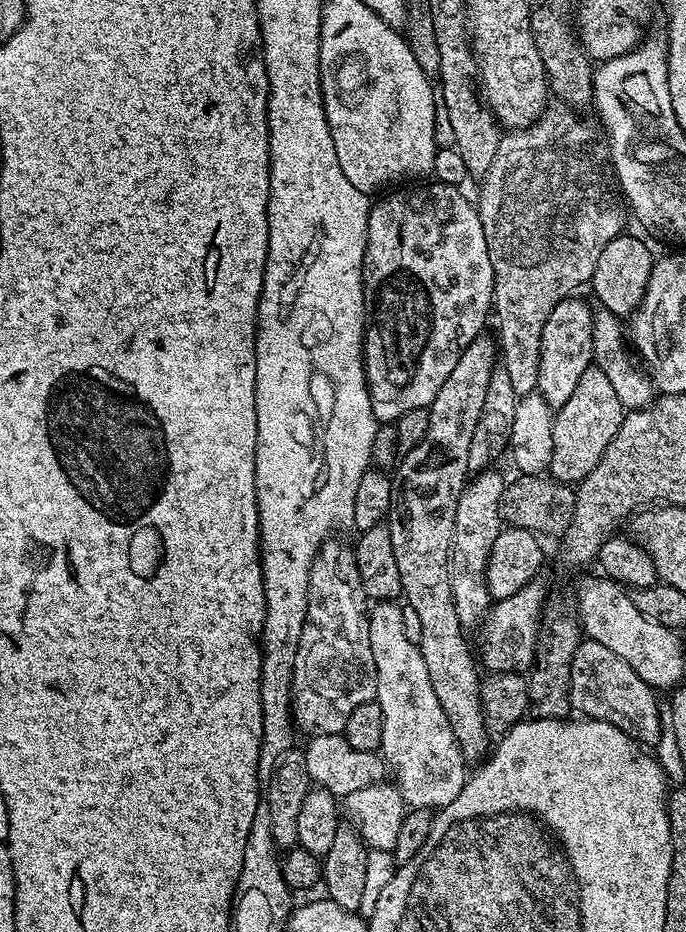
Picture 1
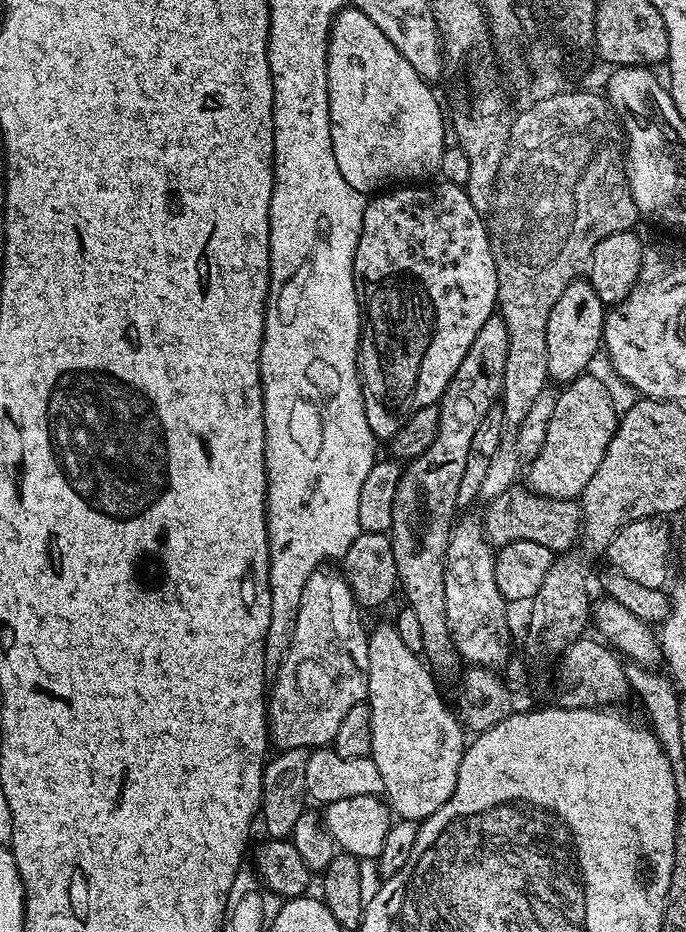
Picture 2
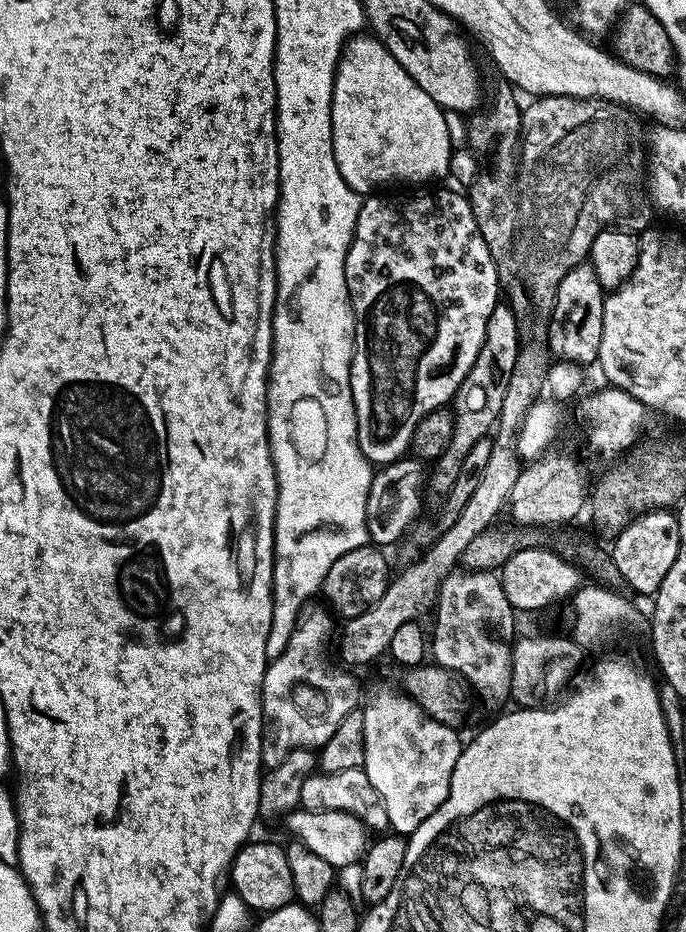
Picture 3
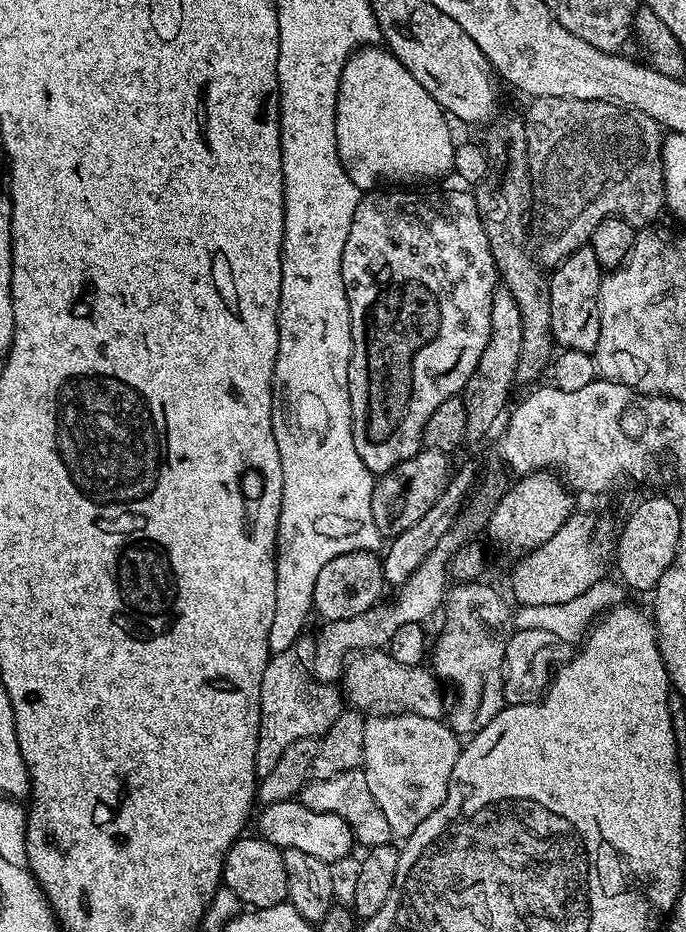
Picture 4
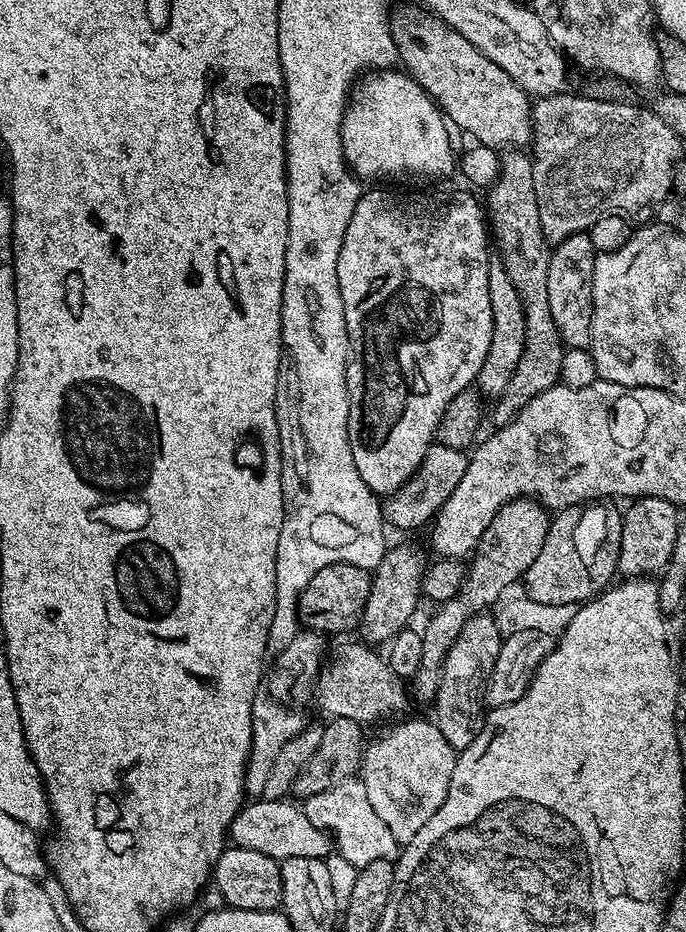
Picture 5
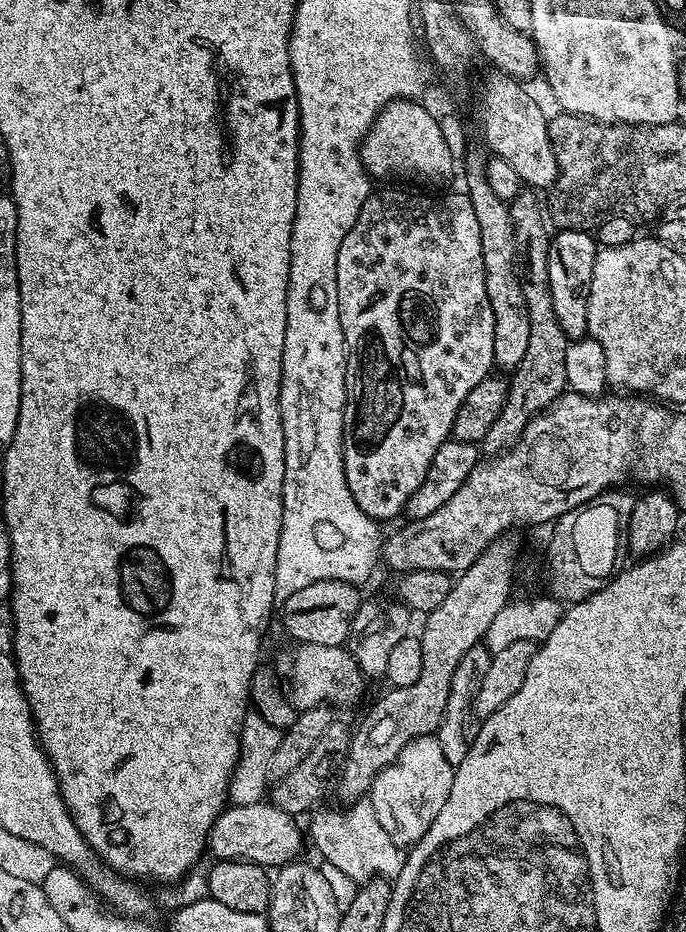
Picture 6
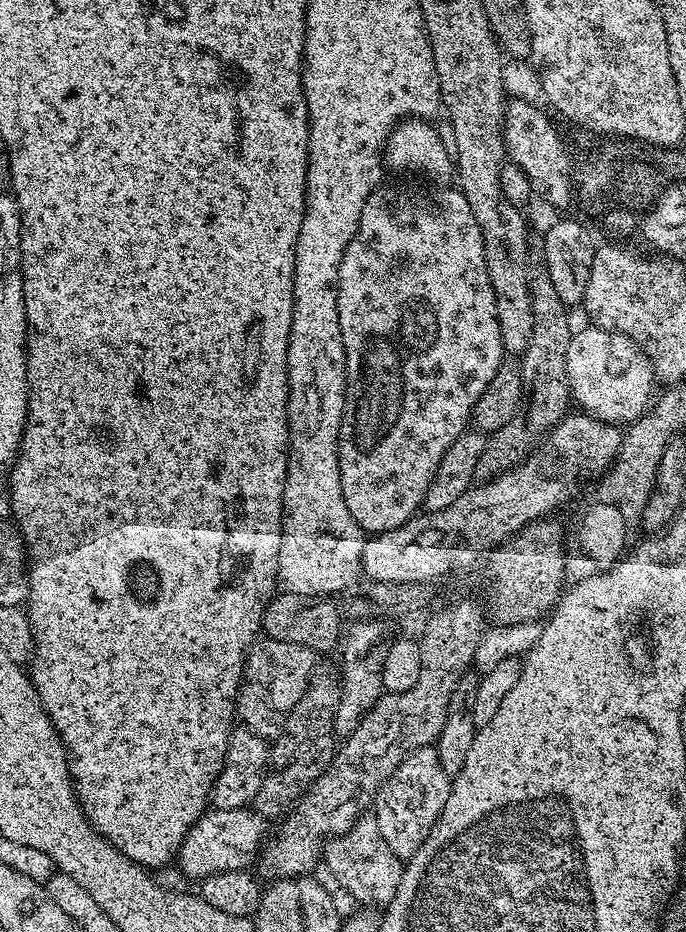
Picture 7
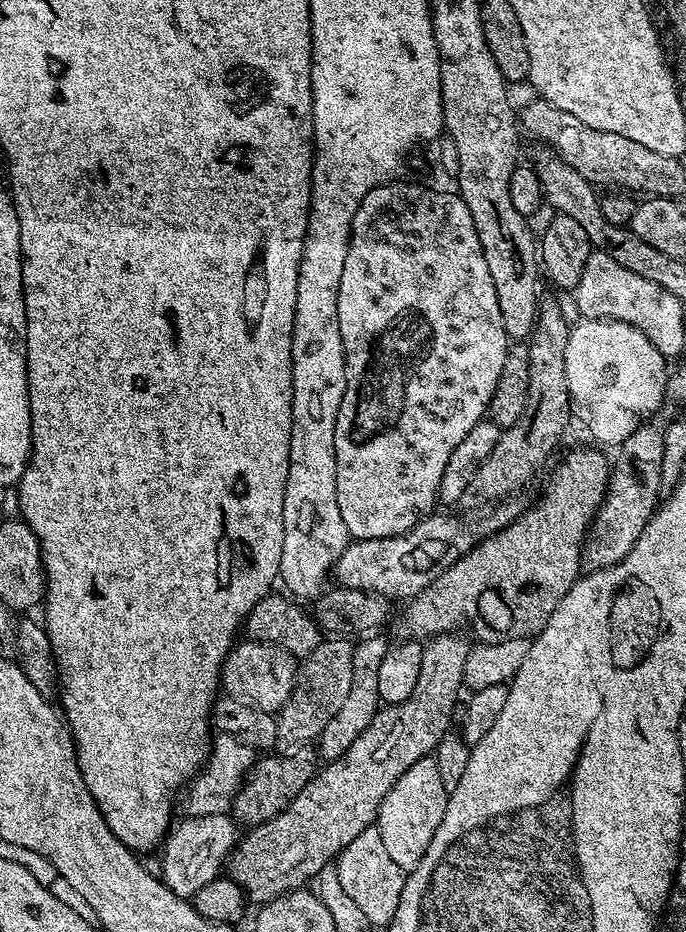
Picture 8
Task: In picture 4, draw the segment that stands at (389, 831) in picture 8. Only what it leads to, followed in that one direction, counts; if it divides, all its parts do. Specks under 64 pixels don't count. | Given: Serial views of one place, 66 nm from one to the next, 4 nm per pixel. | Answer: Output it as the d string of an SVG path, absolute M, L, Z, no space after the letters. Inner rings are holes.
M372 714L365 719L364 725L366 742L362 771L370 786L370 794L374 794L374 802L378 802L393 837L410 837L422 822L426 822L426 818L430 818L430 814L434 814L434 810L438 810L438 806L442 806L454 762L458 762L460 757L461 741L443 719L427 720L411 714Z

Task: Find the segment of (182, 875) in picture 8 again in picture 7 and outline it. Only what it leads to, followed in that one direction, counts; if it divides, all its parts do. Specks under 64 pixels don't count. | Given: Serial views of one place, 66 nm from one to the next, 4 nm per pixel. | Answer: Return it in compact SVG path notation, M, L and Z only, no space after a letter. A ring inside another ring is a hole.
M251 807L222 810L212 808L194 822L194 826L186 834L180 844L178 865L184 876L189 876L193 882L199 882L210 874L218 874L222 870L238 870L245 867L248 859L259 853L265 839L265 817Z

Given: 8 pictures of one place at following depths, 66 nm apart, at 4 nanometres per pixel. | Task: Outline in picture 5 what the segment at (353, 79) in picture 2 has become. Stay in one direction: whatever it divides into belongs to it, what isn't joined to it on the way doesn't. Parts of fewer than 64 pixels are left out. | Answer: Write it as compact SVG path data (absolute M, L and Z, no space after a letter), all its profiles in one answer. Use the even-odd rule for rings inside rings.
M396 70L373 71L373 76L365 75L355 85L340 127L345 162L364 182L432 186L428 184L450 179L457 171L458 156L446 134L444 113L407 71L392 71Z

